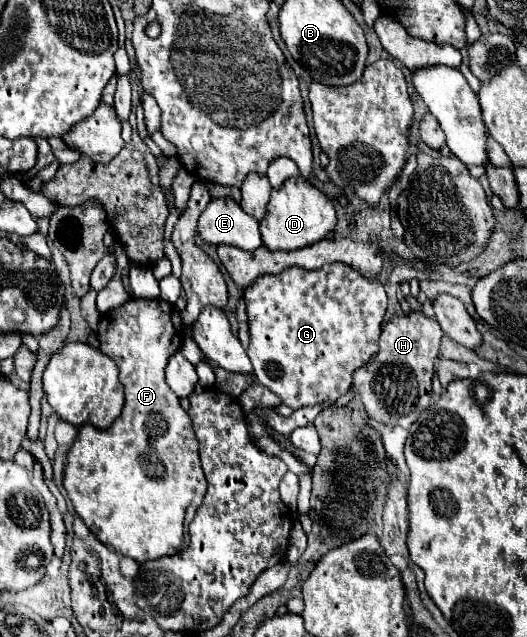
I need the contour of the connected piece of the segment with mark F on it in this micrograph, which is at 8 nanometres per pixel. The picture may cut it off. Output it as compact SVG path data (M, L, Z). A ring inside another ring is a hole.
M132 298L126 304L102 314L98 324L98 340L100 350L112 358L120 370L126 402L122 414L110 428L98 430L90 424L78 428L76 442L68 452L62 484L74 504L76 514L102 544L136 562L148 562L174 554L184 546L186 510L188 506L200 506L206 494L206 478L200 466L198 440L192 428L192 420L182 410L178 396L170 392L170 386L164 380L166 360L182 346L184 324L174 304L160 298Z

